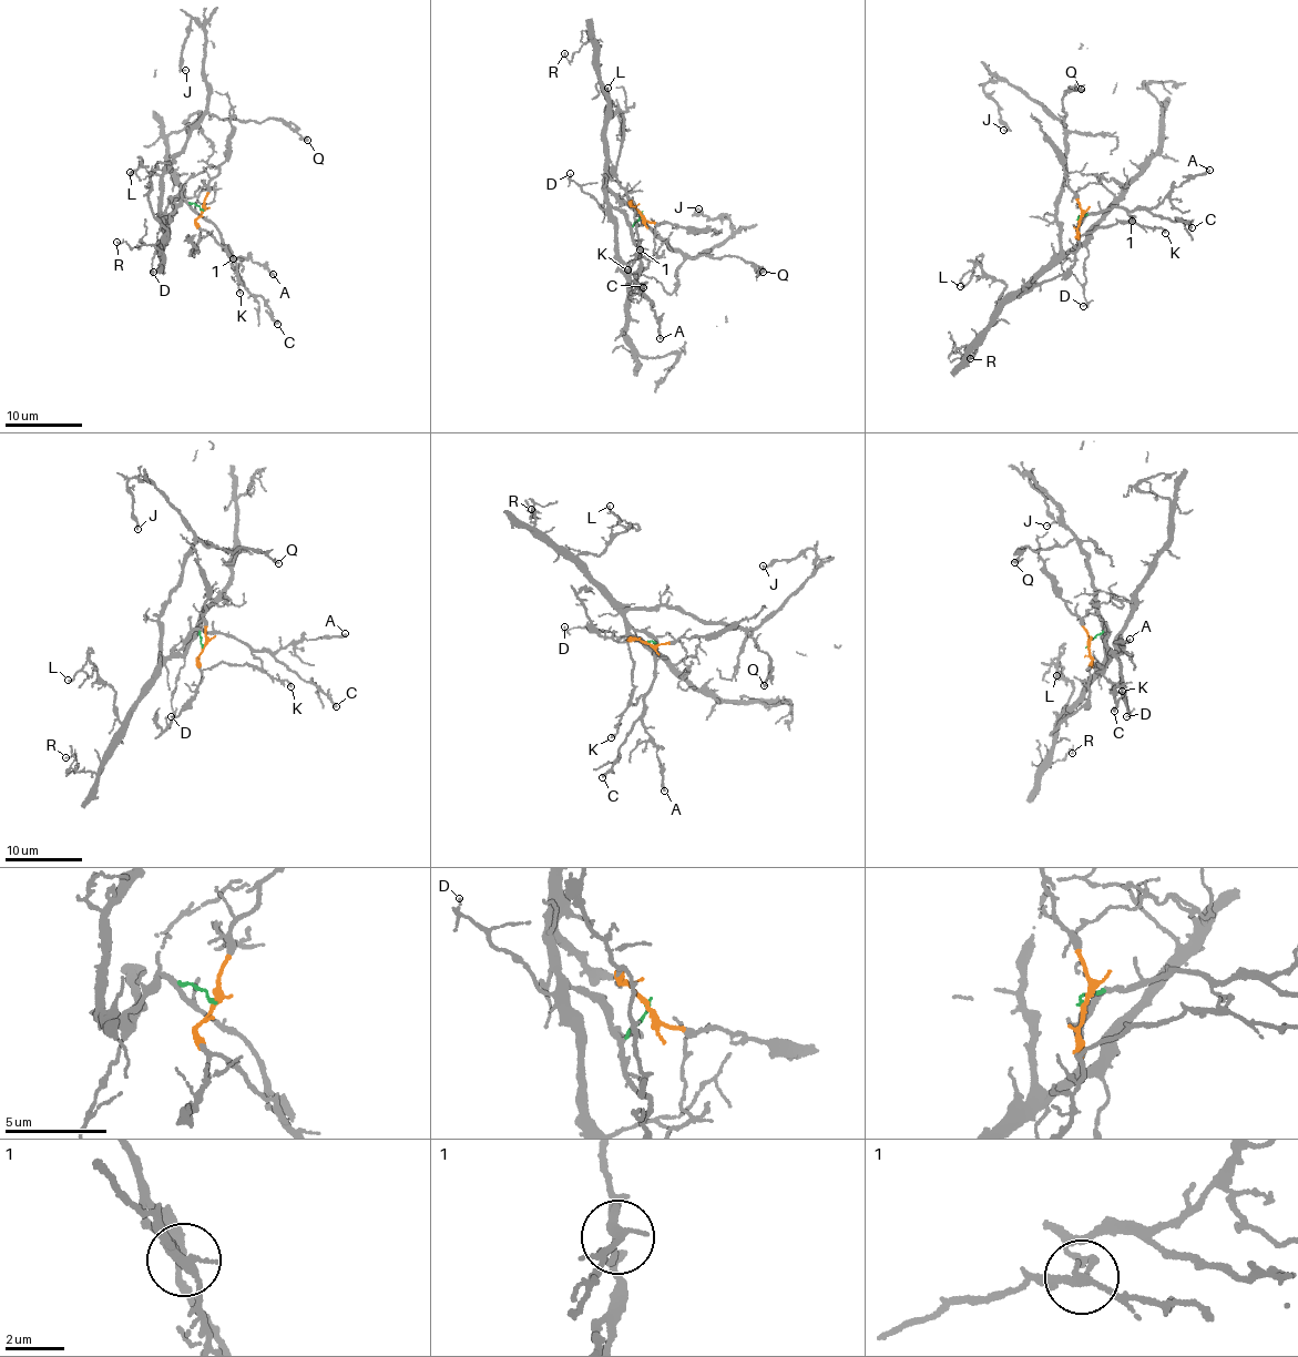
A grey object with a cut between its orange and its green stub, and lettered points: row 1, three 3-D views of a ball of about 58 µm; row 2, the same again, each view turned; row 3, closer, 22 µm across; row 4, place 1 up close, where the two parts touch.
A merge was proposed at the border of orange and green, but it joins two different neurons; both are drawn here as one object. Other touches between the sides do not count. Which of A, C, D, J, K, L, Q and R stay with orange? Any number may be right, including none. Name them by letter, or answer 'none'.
K

